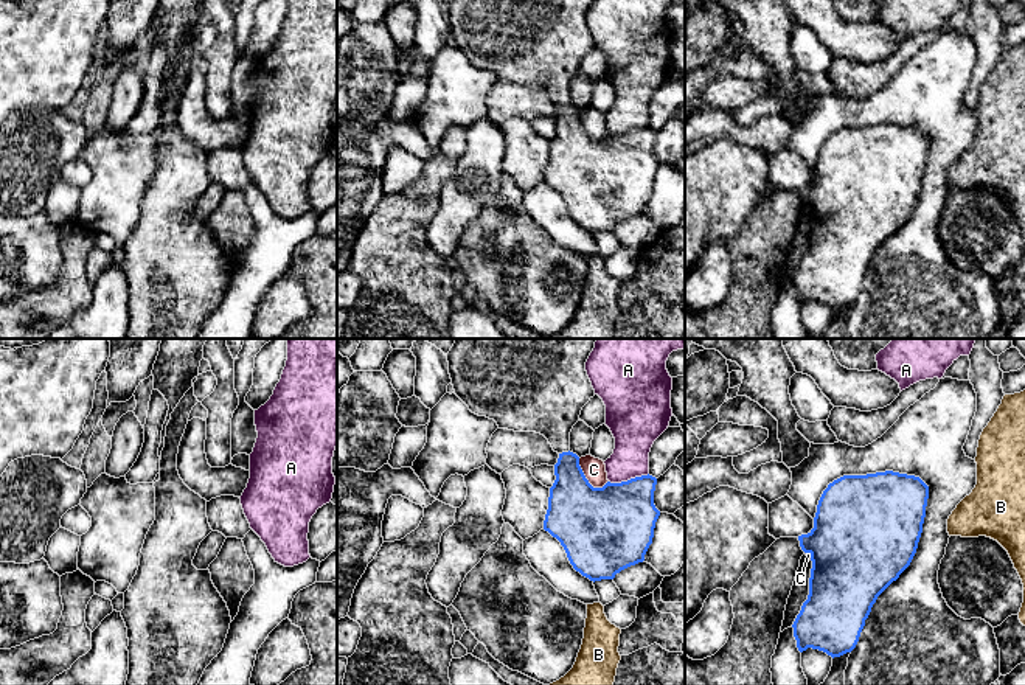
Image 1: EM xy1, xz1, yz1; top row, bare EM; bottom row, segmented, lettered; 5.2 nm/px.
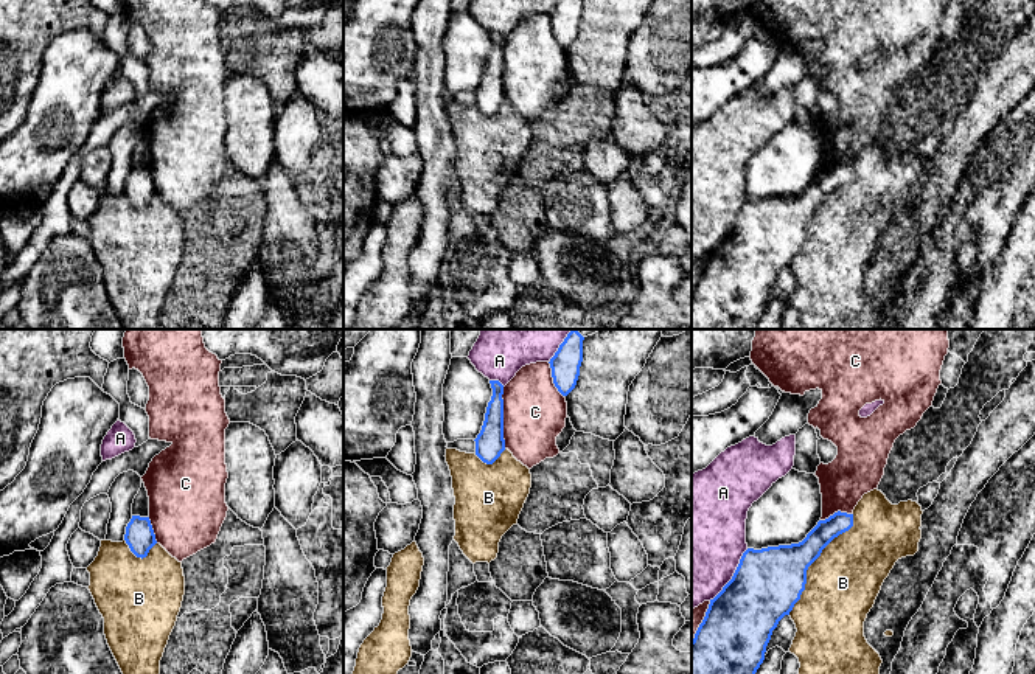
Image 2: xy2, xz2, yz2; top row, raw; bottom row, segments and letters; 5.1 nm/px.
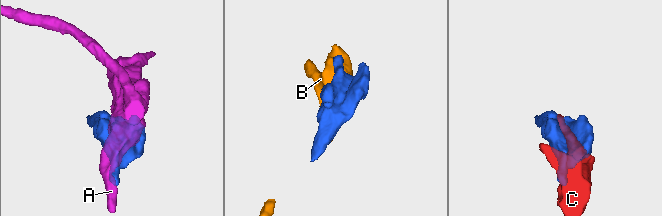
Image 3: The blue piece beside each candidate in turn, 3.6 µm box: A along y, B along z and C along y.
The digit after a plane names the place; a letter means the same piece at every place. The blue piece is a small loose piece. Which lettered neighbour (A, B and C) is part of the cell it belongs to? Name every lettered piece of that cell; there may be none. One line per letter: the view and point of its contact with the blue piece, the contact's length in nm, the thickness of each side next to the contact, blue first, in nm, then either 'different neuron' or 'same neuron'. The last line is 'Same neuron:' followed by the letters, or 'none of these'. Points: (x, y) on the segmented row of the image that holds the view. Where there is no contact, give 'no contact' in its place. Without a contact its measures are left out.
A: yz2 (734, 575) | 340 nm | 360/480 nm | different neuron
B: yz2 (813, 561) | 600 nm | 340/380 nm | different neuron
C: xz2 (502, 418) | 320 nm | 150/320 nm | different neuron
Same neuron: none of these

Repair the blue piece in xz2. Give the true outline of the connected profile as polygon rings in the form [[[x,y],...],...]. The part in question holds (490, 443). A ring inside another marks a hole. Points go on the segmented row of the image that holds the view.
[[[490,380],[493,388],[488,402],[485,421],[476,441],[476,455],[486,464],[493,464],[505,450],[504,439],[504,385],[499,380]]]

